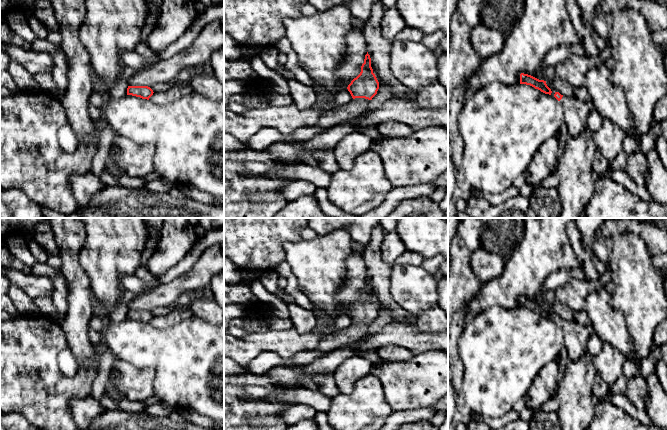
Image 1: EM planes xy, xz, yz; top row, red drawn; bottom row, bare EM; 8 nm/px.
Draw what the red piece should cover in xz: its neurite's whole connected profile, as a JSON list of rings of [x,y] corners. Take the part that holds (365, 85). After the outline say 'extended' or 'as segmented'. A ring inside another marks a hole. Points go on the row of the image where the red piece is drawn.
[[[365,55],[360,74],[347,87],[353,99],[365,98],[372,100],[379,89],[379,82],[371,67],[370,55]]]; as segmented

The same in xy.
[[[128,86],[127,88],[127,95],[140,97],[147,100],[149,100],[153,93],[153,90],[148,86]]]; as segmented

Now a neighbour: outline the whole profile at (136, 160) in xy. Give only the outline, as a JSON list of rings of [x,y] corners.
[[[119,137],[110,149],[118,171],[130,177],[144,177],[155,172],[154,152],[154,144],[141,145],[125,137]]]

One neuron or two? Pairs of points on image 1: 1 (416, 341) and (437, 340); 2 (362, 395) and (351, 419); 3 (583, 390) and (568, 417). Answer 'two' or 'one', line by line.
1: one
2: one
3: one

